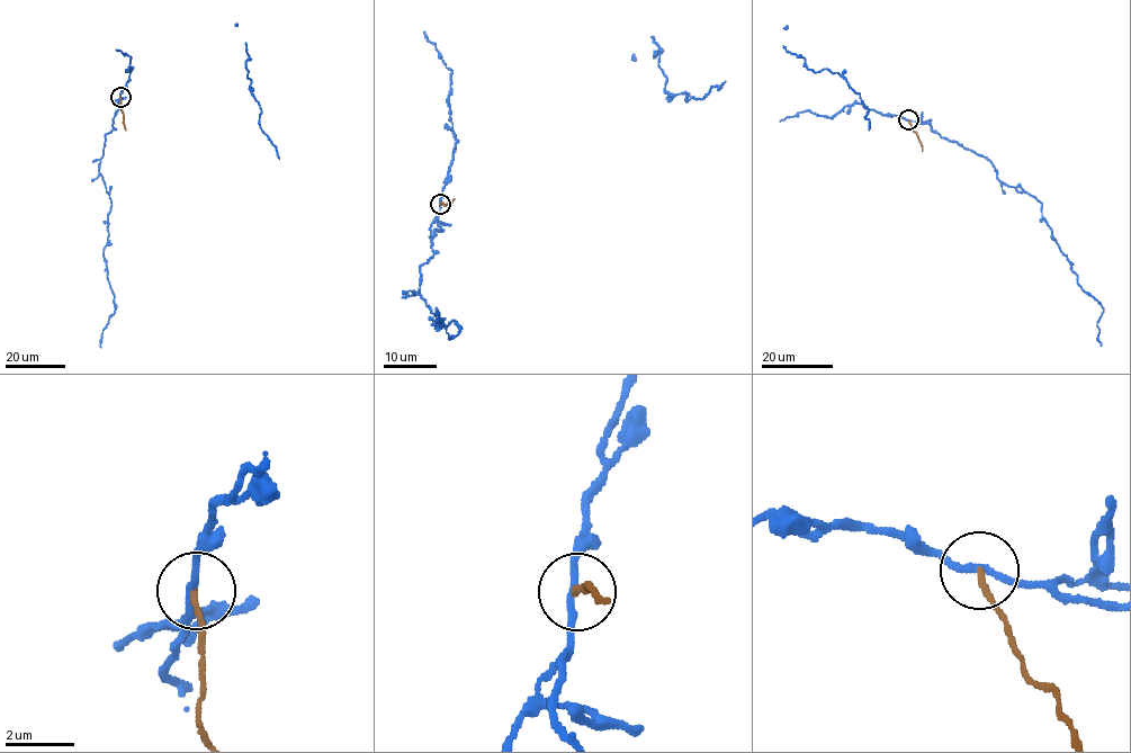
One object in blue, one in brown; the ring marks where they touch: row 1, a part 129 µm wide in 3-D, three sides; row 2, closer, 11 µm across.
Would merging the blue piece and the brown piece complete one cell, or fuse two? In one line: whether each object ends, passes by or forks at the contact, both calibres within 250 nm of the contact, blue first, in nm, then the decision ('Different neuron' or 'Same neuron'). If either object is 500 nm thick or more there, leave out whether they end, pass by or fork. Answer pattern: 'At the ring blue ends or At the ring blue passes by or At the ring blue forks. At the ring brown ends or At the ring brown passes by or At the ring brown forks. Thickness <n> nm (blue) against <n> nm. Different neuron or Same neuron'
At the ring blue passes by. At the ring brown ends. Thickness 170 nm (blue) against 150 nm. Different neuron

